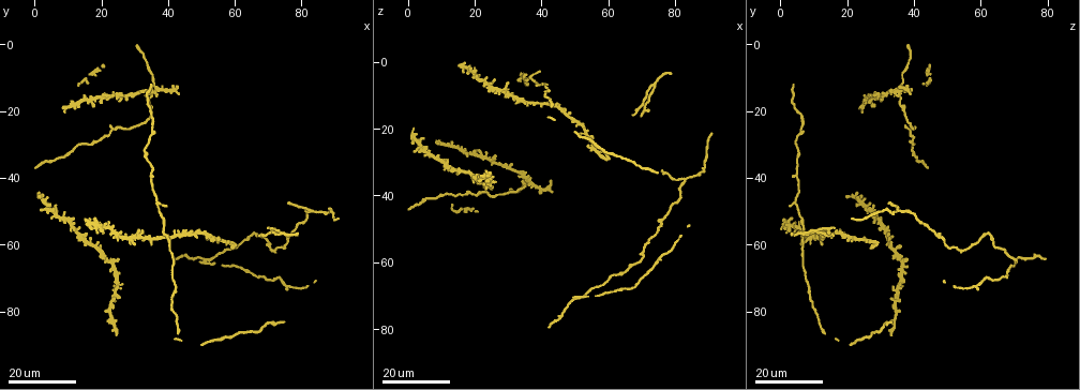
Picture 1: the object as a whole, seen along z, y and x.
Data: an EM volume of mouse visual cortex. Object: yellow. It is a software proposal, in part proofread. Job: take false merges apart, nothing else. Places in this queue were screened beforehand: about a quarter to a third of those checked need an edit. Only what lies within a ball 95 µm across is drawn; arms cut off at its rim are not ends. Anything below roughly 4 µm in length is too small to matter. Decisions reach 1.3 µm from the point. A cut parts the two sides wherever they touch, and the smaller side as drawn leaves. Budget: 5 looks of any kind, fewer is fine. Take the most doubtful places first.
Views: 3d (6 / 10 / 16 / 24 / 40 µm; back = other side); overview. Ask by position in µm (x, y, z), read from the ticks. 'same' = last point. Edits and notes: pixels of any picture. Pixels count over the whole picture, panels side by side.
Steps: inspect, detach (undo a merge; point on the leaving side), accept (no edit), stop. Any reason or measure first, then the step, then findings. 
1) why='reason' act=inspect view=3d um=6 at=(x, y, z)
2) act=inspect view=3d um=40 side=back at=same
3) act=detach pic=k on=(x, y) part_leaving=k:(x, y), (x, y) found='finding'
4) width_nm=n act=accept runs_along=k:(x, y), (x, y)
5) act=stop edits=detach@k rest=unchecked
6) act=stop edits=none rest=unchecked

why='looks like a crossing' act=inspect view=3d um=24 at=(50.5, 65.0, 71.0)

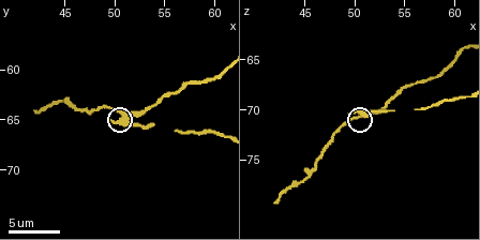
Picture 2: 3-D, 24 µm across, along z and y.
why='closer look' act=inspect view=3d um=6 at=(50.8, 64.6, 70.4)

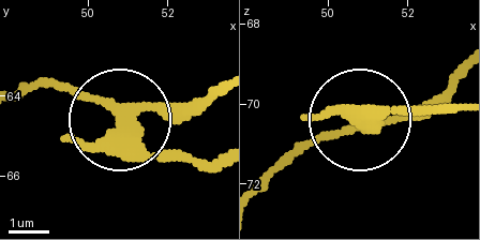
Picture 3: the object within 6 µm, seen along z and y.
arms=4 act=detach pic=3 on=(76, 93) part_leaving=3:(134, 123), (161, 106), (212, 102) found='two neurons meet here'

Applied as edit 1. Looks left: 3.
why='redraw' act=inspect view=overview

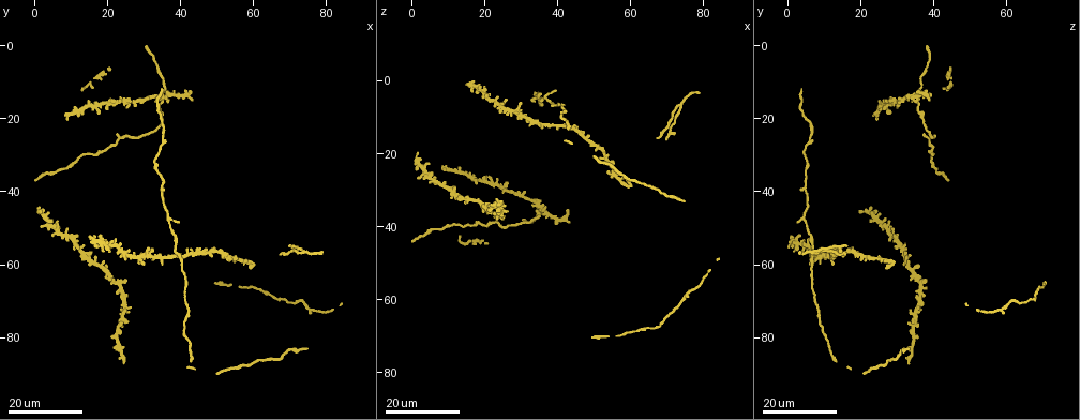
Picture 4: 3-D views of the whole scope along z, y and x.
why='arms part here' act=inspect view=3d um=16 at=(73.5, 56.5, 6.5)

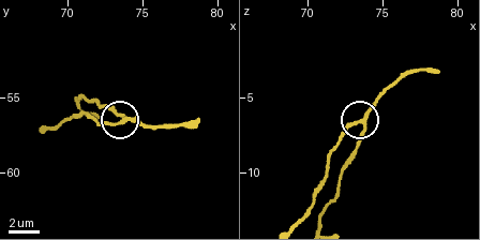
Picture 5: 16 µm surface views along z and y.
why='closer look' act=inspect view=3d um=6 at=(73.6, 56.4, 6.6)

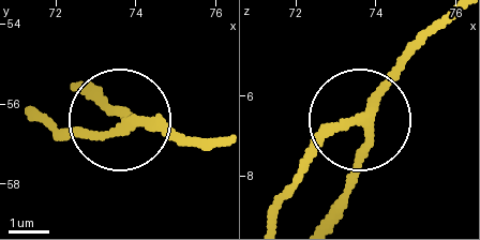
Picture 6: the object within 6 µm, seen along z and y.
width_nm=210 act=accept found='all the same neuron'

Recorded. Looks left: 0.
act=stop edits=detach@3 rest=unchecked

